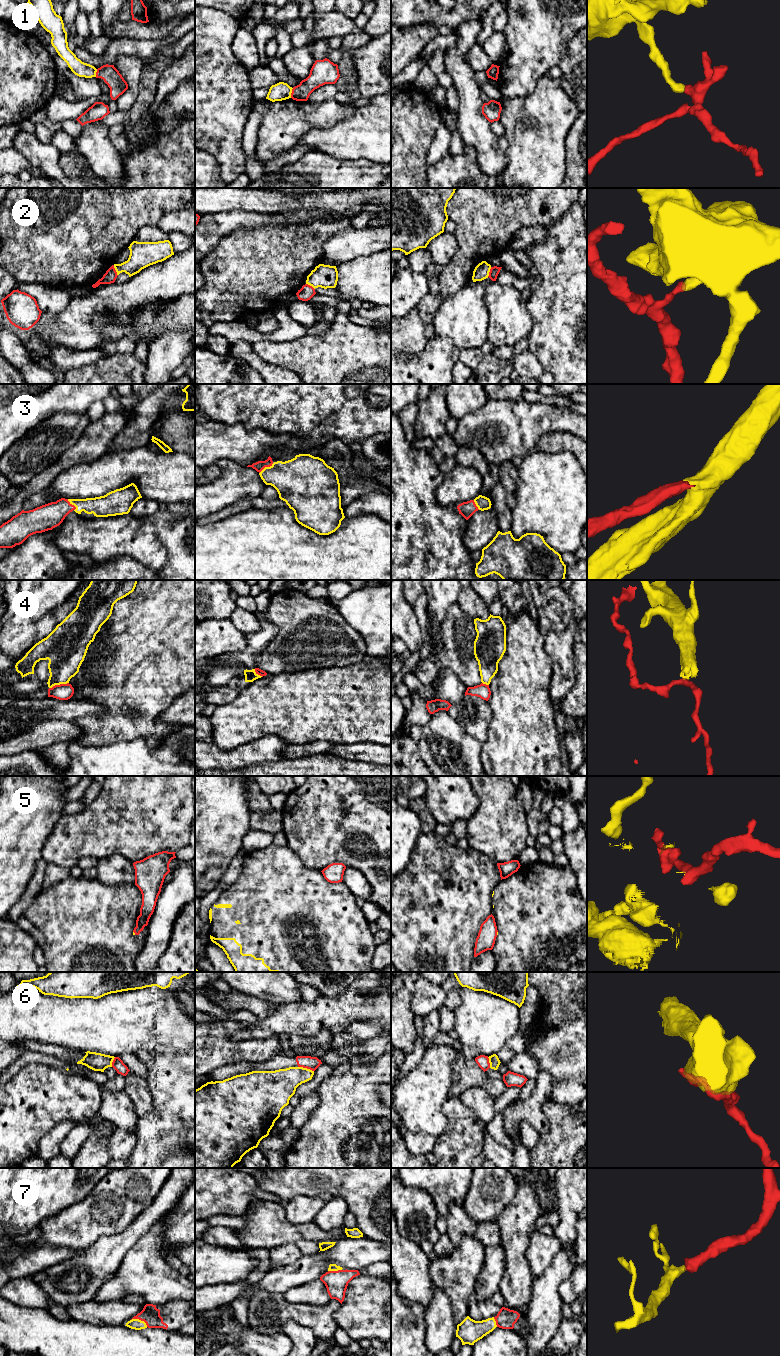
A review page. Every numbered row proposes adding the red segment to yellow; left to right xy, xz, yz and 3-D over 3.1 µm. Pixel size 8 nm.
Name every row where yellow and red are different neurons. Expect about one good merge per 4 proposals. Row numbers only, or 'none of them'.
1, 2, 4, 5, 6

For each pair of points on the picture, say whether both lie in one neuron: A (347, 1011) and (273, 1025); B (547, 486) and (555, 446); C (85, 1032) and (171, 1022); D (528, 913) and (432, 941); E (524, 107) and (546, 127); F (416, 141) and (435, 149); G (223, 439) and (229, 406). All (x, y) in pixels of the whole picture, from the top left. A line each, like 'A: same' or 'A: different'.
A: same
B: different
C: same
D: different
E: same
F: different
G: different

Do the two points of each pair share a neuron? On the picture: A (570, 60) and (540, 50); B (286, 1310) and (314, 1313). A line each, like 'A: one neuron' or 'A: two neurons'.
A: two neurons
B: one neuron

